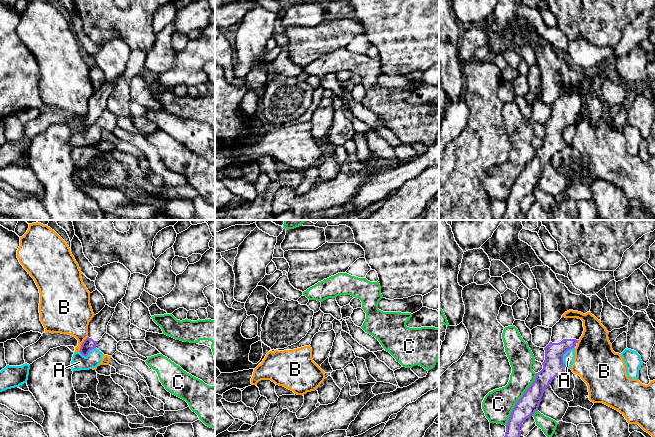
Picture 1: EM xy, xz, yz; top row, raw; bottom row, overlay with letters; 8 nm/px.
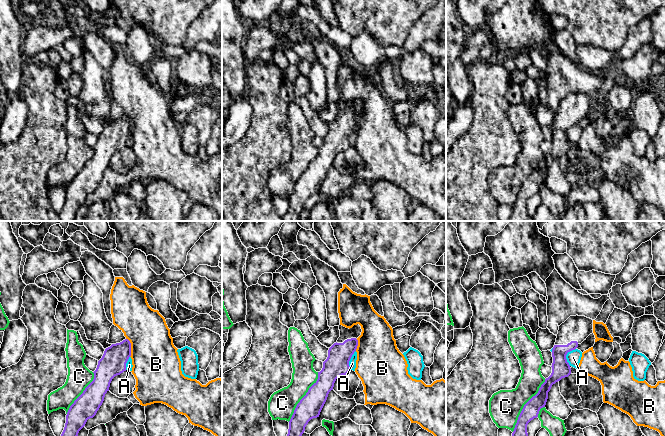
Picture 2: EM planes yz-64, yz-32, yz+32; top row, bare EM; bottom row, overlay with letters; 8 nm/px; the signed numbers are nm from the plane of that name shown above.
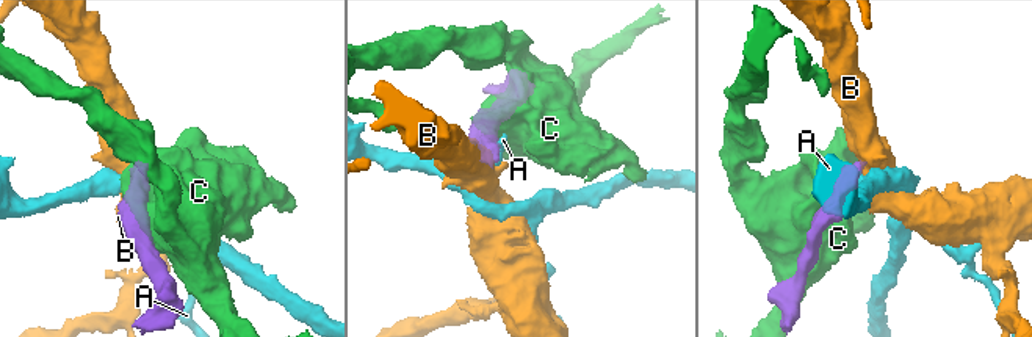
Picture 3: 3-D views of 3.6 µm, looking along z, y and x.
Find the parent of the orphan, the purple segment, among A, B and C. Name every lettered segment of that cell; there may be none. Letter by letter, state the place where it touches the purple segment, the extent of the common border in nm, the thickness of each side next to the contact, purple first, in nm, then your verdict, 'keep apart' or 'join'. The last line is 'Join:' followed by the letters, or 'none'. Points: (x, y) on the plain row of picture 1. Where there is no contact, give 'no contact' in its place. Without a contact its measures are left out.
A: contact yz (562, 133); length 200 nm; calibres 170 and 90 nm; keep apart
B: contact xy (82, 120); length 150 nm; calibres 90 and 300 nm; keep apart
C: contact yz (519, 175); length 500 nm; calibres 160 and 240 nm; keep apart
Join: none

